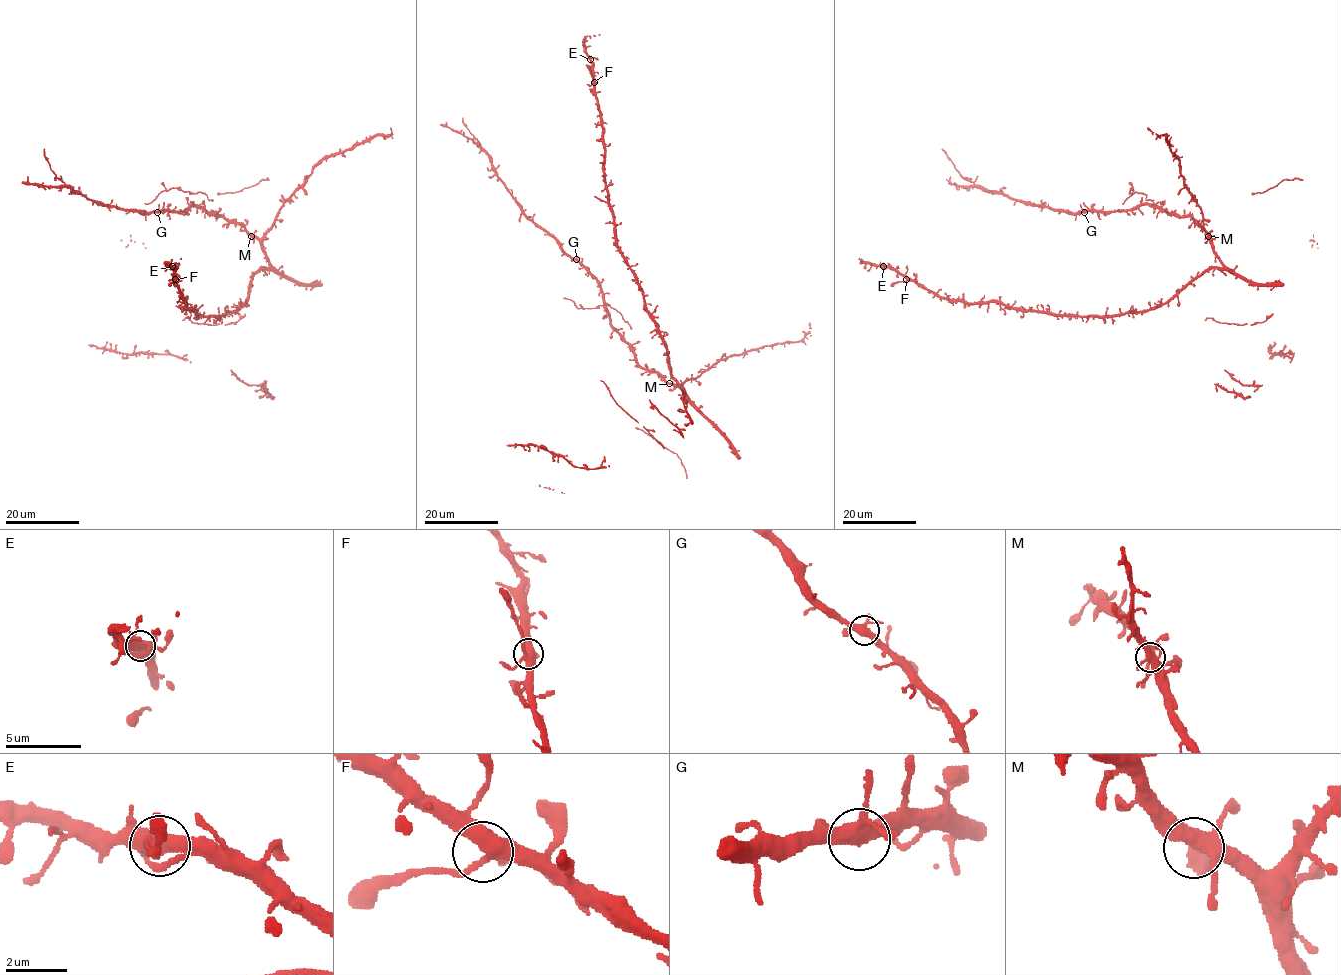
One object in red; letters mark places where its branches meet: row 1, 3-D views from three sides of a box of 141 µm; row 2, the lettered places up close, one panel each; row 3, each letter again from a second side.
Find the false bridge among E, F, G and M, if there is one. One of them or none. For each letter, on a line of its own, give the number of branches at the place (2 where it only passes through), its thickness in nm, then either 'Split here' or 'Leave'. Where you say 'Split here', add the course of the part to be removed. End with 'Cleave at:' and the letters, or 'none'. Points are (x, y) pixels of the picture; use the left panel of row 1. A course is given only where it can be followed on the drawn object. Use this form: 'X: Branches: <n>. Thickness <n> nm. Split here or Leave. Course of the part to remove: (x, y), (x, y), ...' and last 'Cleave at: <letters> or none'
E: Branches: 5. Thickness 400 nm. Leave
F: Branches: 4. Thickness 440 nm. Leave
G: Branches: 5. Thickness 420 nm. Leave
M: Branches: 5. Thickness 380 nm. Leave
Cleave at: none

